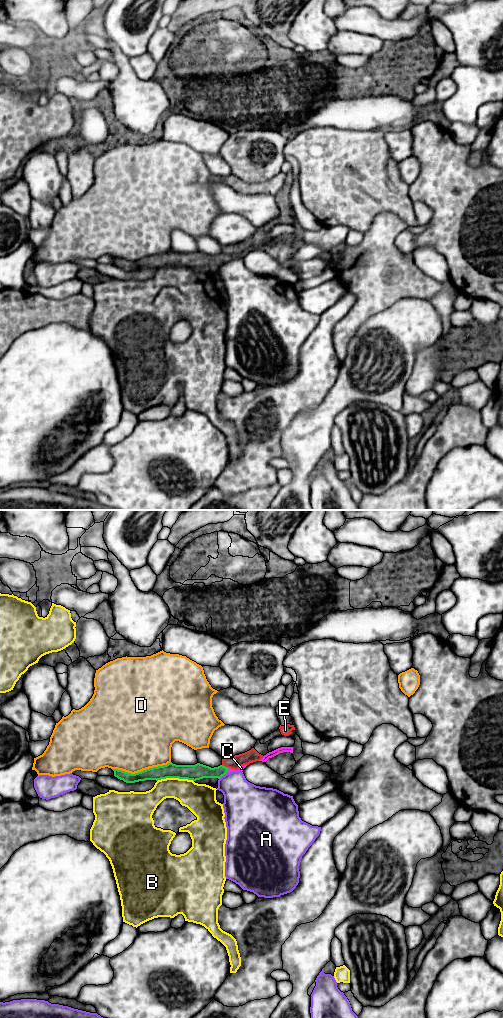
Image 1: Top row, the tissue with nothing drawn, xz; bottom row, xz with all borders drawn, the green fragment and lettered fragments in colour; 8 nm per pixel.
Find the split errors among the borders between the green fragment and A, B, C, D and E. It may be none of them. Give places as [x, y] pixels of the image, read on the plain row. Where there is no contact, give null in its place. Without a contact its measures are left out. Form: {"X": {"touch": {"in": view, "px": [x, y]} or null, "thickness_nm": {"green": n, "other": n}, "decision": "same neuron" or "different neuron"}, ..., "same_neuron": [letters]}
{"A": {"touch": {"in": "xz", "px": [222, 263]}, "thickness_nm": {"green": 130, "other": 300}, "decision": "different neuron"}, "B": {"touch": {"in": "xz", "px": [175, 265]}, "thickness_nm": {"green": 130, "other": 240}, "decision": "different neuron"}, "C": {"touch": {"in": "xz", "px": [227, 258]}, "thickness_nm": {"green": 130, "other": 30}, "decision": "same neuron"}, "D": {"touch": {"in": "xz", "px": [141, 259]}, "thickness_nm": {"green": 120, "other": 500}, "decision": "different neuron"}, "E": {"touch": {"in": "xz", "px": [224, 254]}, "thickness_nm": {"green": 130, "other": 110}, "decision": "different neuron"}, "same_neuron": ["C"]}

